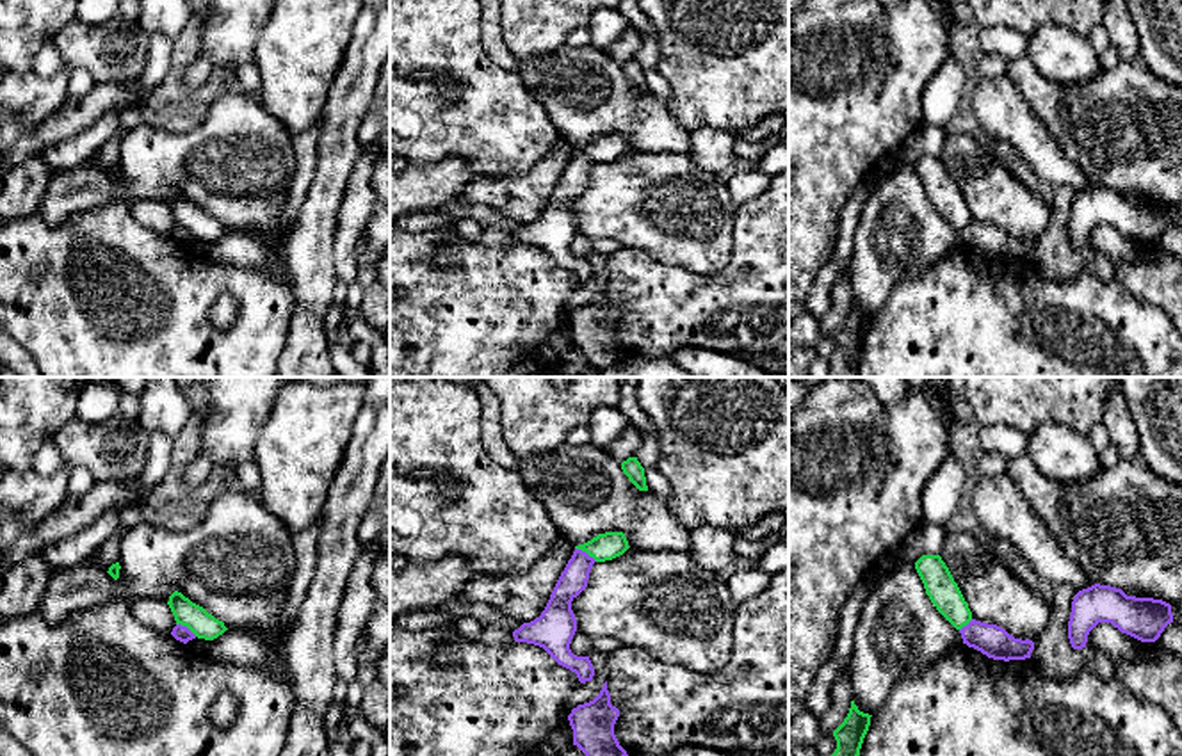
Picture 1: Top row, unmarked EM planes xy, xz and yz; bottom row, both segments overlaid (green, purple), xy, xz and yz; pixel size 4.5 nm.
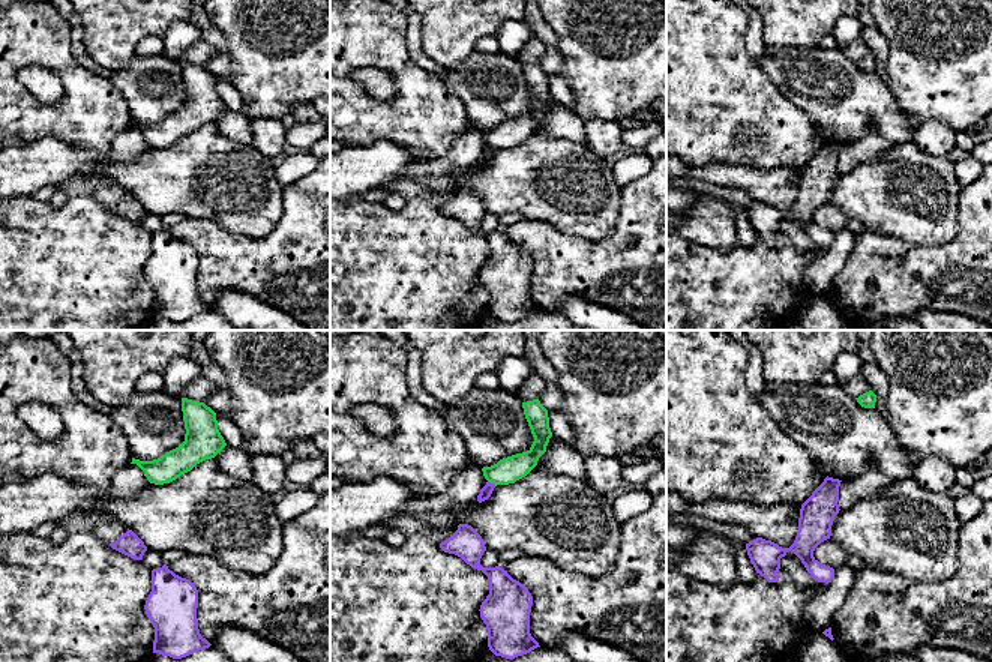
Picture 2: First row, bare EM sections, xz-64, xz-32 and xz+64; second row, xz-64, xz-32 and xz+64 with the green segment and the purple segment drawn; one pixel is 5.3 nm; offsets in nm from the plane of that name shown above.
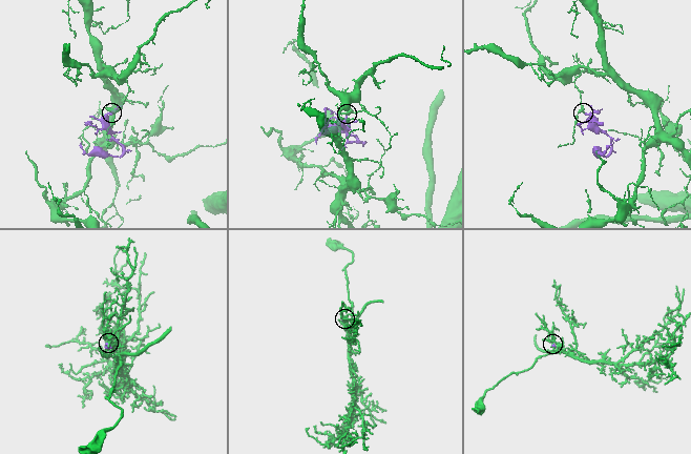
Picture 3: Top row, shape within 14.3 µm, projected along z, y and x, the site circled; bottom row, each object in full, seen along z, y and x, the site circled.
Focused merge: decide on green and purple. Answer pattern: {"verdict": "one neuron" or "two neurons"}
{"verdict": "two neurons"}

